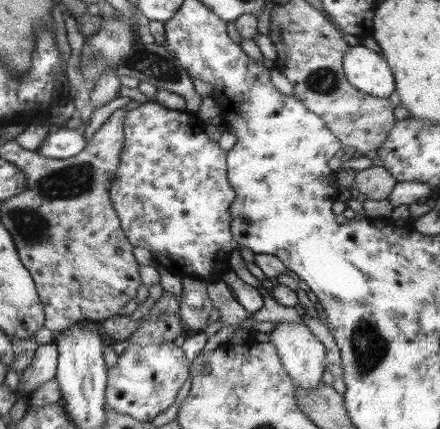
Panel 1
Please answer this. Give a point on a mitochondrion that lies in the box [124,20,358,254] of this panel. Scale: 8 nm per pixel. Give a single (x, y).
(321, 81)

